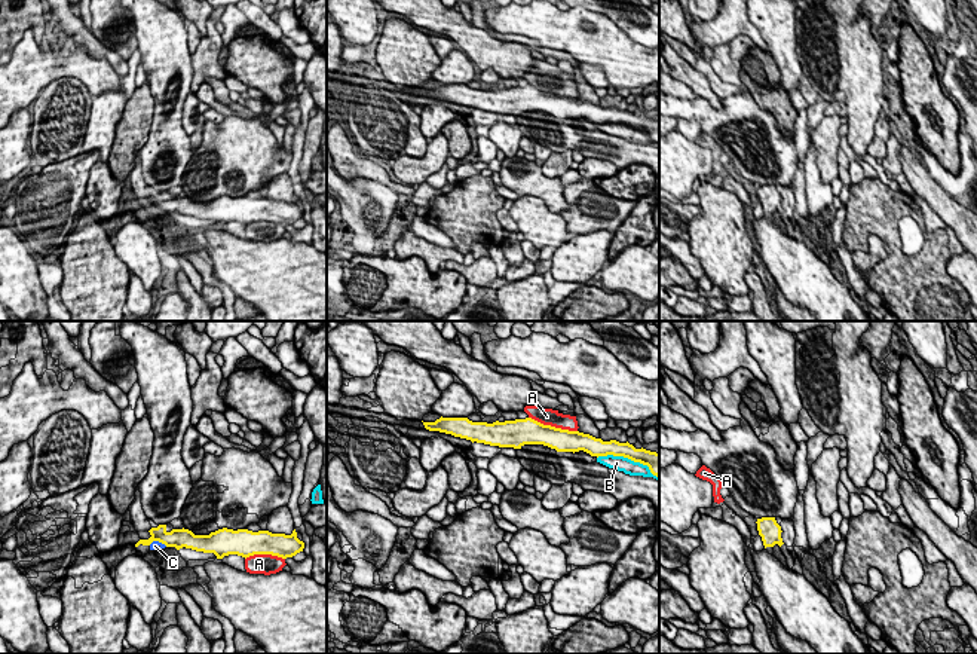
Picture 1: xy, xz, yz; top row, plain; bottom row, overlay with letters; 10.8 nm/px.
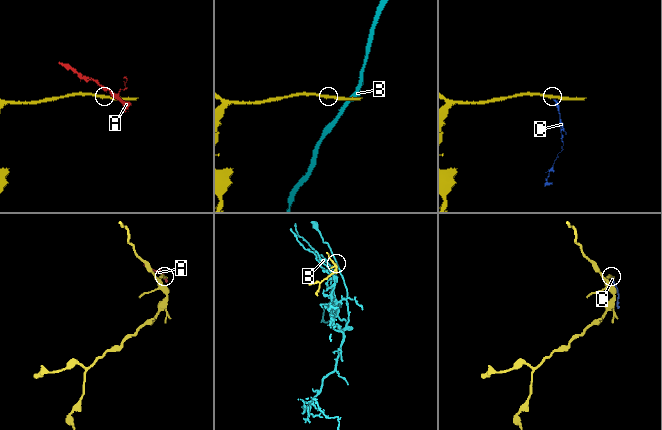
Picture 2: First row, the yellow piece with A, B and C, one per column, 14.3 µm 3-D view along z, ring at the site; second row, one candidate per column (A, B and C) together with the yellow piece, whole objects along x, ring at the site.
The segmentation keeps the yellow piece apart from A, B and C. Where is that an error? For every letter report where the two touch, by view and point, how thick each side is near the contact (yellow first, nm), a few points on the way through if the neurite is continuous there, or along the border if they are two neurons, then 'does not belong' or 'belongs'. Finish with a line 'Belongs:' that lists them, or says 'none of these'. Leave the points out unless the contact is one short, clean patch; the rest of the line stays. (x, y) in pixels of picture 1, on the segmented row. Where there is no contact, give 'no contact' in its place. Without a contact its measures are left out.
A: xz (553, 427) | 280/190 nm | does not belong
B: xz (628, 458) | 160/160 nm | does not belong
C: xy (158, 540) | 220/100 nm | along xy (149, 544), (161, 541), (167, 546) | does not belong
Belongs: none of these

